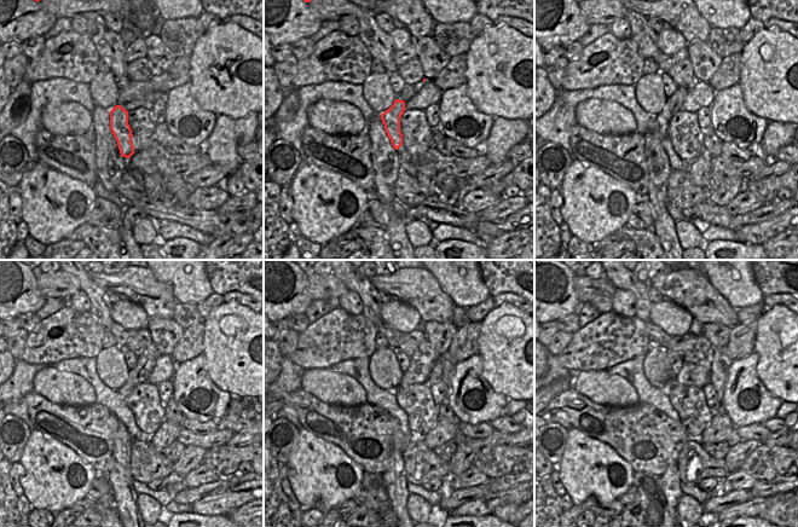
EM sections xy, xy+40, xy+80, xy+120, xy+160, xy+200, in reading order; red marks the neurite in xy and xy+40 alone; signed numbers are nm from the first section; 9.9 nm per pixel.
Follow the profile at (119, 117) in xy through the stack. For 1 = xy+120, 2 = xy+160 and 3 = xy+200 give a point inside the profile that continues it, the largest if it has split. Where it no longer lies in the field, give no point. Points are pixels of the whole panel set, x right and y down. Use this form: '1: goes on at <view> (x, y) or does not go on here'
1: goes on at xy+120 (136, 375)
2: goes on at xy+160 (408, 376)
3: goes on at xy+200 (680, 377)

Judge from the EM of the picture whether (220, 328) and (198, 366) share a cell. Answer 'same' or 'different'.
different

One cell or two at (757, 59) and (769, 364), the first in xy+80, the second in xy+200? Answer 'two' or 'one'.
one

